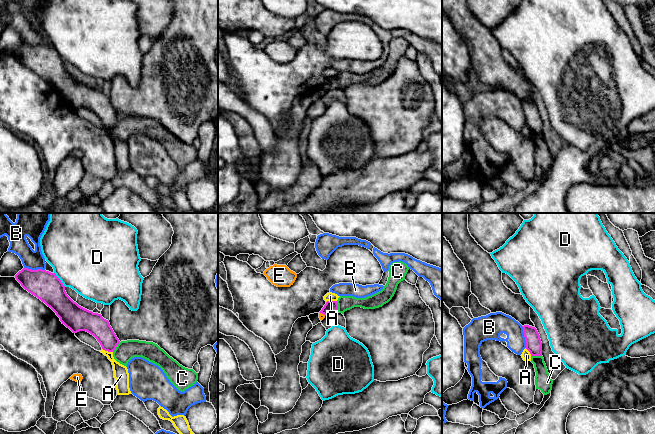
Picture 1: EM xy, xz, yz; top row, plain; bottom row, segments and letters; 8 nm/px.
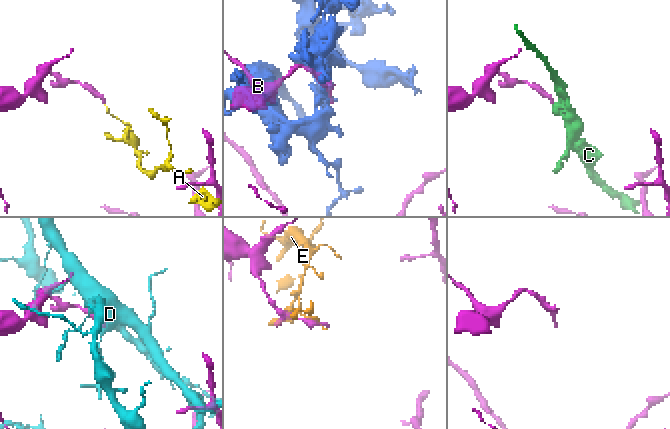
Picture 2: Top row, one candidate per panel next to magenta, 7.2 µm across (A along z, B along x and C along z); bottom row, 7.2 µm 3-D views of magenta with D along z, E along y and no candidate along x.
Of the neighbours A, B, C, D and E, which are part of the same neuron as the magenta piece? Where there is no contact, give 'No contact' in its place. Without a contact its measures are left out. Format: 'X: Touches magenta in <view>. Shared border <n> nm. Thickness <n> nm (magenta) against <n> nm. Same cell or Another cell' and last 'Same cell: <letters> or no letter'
A: Touches magenta in xy. Shared border 90 nm. Thickness 170 nm (magenta) against 120 nm. Another cell
B: Touches magenta in yz. Shared border 180 nm. Thickness 130 nm (magenta) against 180 nm. Another cell
C: Touches magenta in xy. Shared border 110 nm. Thickness 170 nm (magenta) against 160 nm. Another cell
D: Touches magenta in xy. Shared border 150 nm. Thickness 240 nm (magenta) against 500 nm. Another cell
E: Touches magenta in xz. Shared border 60 nm. Thickness 110 nm (magenta) against 50 nm. Another cell
Same cell: no letter

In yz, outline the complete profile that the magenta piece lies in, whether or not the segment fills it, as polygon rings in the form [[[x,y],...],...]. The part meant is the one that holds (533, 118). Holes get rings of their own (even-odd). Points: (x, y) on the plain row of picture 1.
[[[524,101],[523,109],[526,117],[526,125],[531,132],[542,132],[542,118],[535,103]]]

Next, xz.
[[[327,77],[320,89],[326,91],[334,90],[338,88],[337,77]]]

